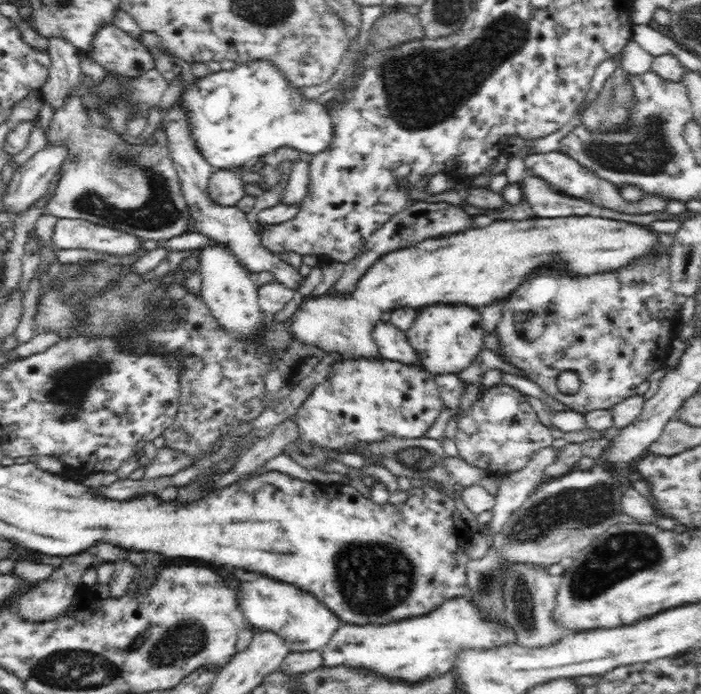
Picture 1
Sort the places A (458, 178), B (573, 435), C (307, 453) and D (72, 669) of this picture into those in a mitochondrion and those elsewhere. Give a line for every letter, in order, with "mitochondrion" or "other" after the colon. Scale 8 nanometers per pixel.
A: other
B: other
C: mitochondrion
D: mitochondrion

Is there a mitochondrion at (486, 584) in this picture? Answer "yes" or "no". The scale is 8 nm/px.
yes

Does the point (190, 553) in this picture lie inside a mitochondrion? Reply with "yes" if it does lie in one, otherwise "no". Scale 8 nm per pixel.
no

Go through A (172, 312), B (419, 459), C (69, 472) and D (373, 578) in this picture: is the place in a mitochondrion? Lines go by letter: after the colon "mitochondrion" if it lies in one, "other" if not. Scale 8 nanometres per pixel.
A: mitochondrion
B: mitochondrion
C: other
D: mitochondrion

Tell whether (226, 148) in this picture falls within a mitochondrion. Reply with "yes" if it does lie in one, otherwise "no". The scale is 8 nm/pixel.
no

